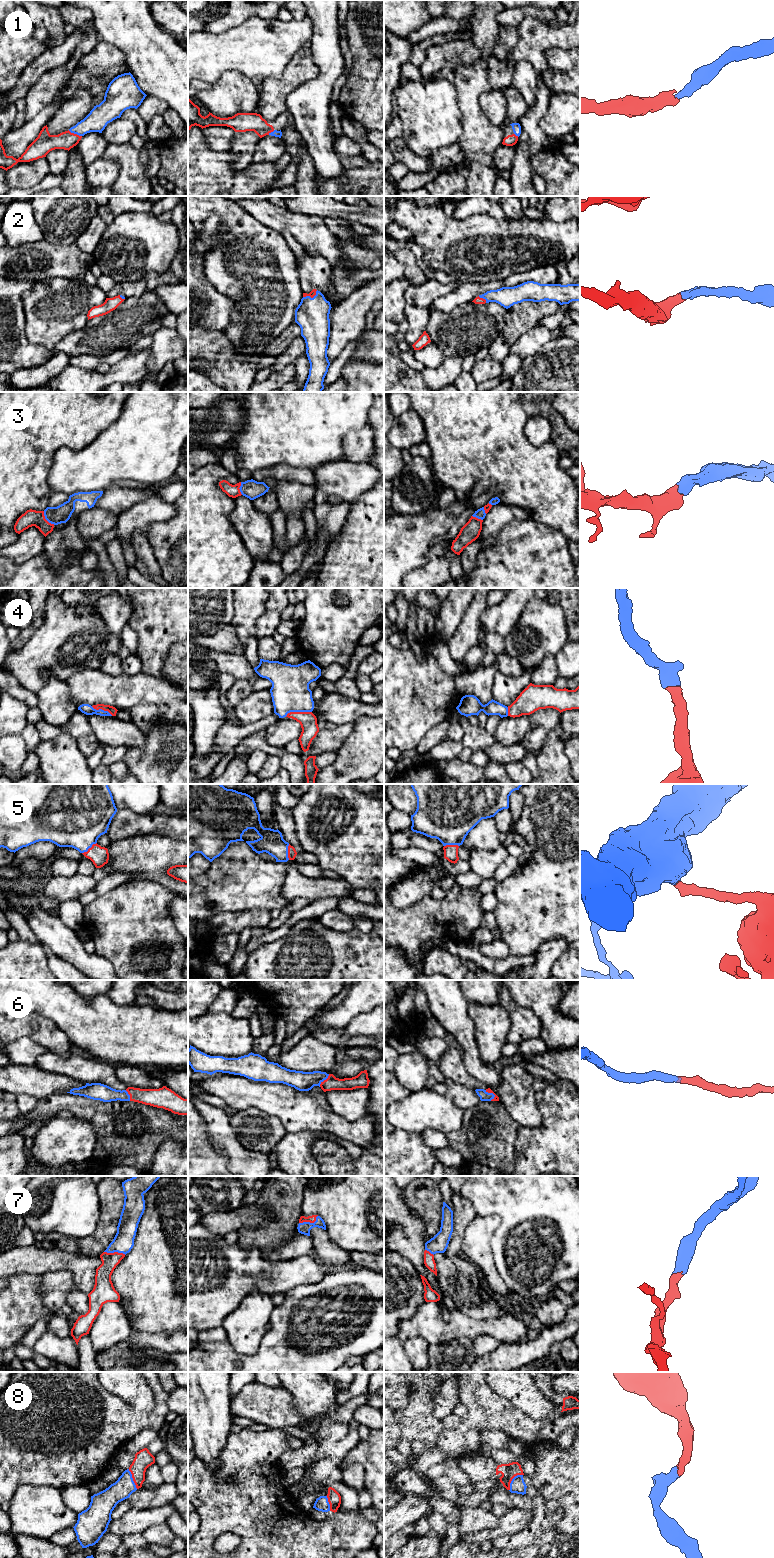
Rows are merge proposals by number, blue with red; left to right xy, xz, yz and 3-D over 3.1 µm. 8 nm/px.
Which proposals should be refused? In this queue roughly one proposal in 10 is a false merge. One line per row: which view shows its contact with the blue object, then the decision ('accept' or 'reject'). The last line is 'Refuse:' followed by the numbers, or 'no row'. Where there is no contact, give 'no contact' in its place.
1: xy | accept
2: xz | accept
3: xy | accept
4: xz | accept
5: xy | accept
6: yz | accept
7: xz | accept
8: yz | accept
Refuse: no row

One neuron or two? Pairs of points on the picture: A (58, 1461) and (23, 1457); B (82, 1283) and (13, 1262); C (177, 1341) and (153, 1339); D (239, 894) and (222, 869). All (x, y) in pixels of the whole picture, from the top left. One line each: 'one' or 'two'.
A: one
B: one
C: one
D: one

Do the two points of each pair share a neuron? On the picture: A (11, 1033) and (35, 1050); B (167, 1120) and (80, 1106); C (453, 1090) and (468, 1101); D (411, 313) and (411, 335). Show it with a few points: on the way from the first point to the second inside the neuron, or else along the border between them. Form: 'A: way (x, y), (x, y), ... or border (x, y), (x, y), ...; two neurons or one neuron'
A: border (10, 1042), (23, 1037), (29, 1037), (42, 1046); two neurons
B: way (145, 1113), (140, 1108), (102, 1109); one neuron
C: way (457, 1093), (464, 1098); one neuron
D: way (413, 318), (413, 330); one neuron

